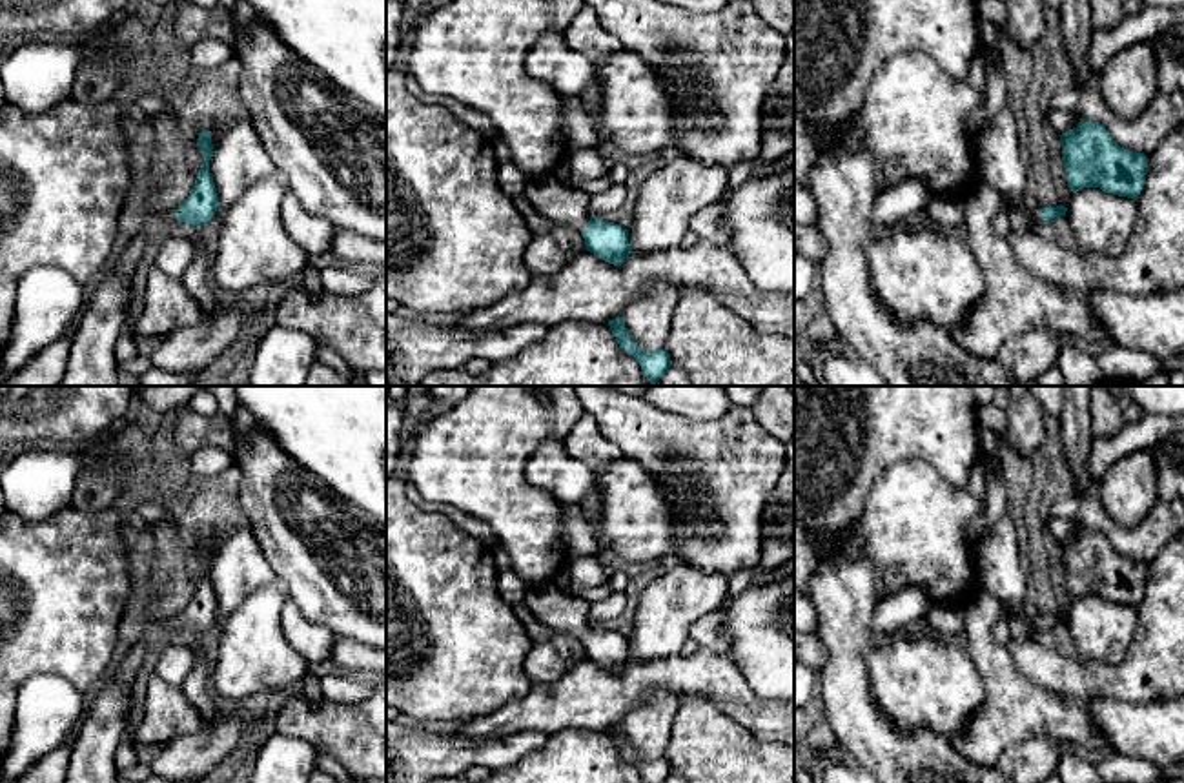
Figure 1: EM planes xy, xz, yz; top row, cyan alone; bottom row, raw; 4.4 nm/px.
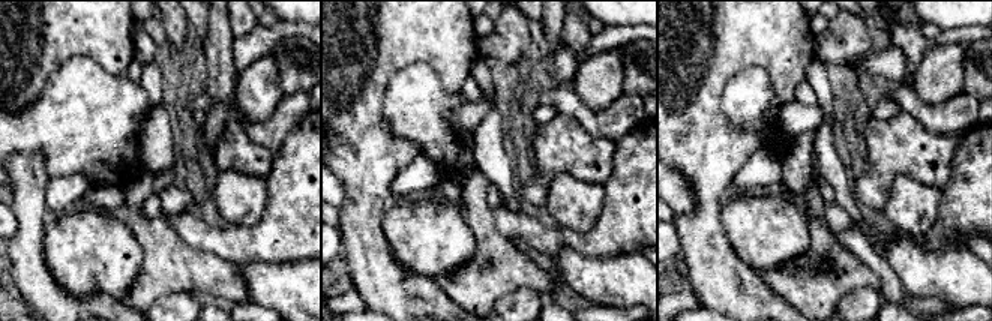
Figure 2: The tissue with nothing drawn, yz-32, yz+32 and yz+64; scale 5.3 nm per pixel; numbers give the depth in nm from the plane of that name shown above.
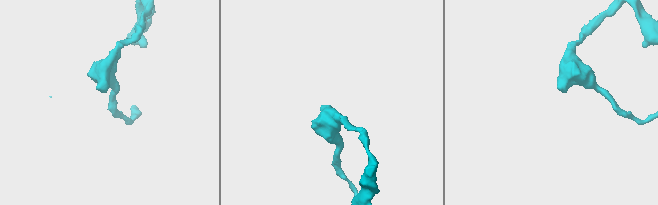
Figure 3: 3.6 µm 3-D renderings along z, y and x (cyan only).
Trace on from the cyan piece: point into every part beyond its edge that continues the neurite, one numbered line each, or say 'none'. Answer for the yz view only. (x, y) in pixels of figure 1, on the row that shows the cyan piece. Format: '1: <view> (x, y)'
1: yz (1020, 221)

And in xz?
1: xz (551, 199)

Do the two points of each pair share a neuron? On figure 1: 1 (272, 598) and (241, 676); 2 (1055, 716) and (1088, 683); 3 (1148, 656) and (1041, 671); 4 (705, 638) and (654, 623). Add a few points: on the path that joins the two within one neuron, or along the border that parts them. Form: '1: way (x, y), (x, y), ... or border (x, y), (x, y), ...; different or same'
1: way (257, 618), (252, 634), (252, 656); same
2: border (1035, 681), (1084, 703); different
3: way (1121, 676), (1068, 676); same
4: border (720, 609), (704, 614), (693, 625), (689, 638); different

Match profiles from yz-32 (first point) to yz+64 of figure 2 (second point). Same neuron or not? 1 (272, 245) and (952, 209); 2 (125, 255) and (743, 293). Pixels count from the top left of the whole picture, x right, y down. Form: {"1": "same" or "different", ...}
{"1": "same", "2": "different"}

